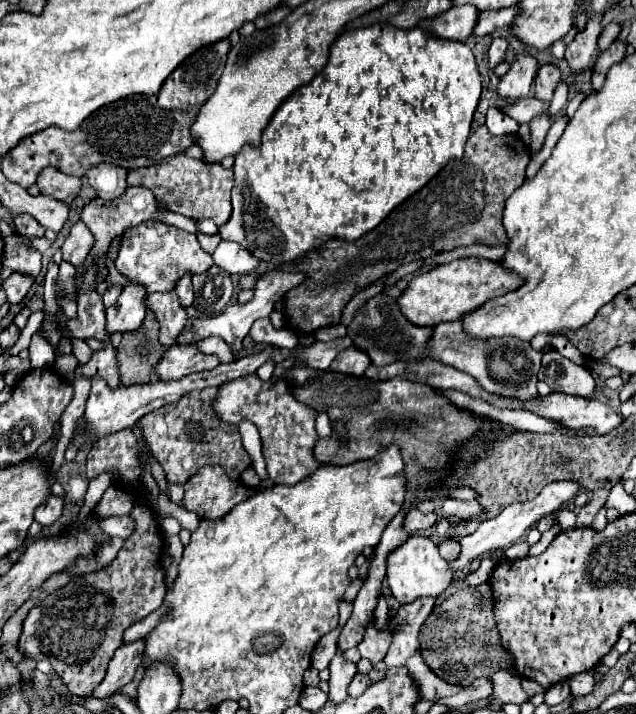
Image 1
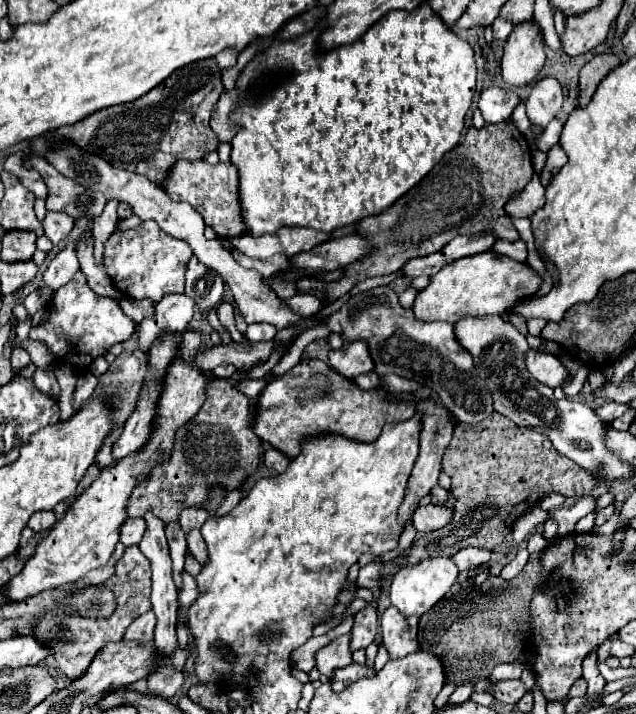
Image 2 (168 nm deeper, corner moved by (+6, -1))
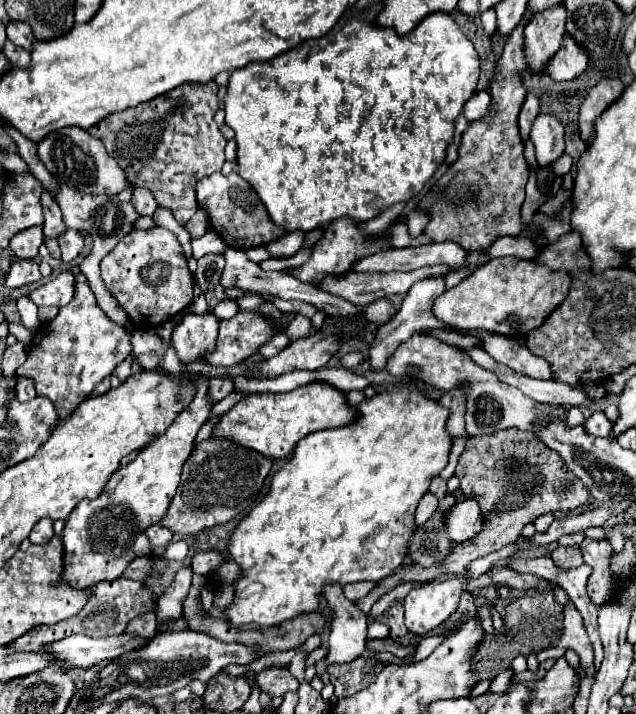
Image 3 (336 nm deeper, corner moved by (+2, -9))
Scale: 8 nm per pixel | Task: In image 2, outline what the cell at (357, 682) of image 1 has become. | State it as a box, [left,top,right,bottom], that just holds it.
[332,664,376,692]

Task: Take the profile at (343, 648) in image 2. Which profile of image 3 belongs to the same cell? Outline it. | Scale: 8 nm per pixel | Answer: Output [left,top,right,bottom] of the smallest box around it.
[322,582,366,664]

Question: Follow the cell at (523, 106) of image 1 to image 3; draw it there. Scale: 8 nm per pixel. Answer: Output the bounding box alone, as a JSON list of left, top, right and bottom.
[462,90,490,122]

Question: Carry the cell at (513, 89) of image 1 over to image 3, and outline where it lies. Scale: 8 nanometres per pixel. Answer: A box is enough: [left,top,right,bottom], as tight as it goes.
[526,4,566,72]

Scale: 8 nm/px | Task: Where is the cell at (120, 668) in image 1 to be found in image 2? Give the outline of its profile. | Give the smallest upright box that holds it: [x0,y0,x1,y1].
[124,612,156,644]

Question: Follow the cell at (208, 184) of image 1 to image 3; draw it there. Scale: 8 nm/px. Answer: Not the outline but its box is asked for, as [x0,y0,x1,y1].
[196,172,286,250]

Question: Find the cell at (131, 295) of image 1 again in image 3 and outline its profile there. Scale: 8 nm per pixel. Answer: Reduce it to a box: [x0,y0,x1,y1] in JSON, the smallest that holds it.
[18,274,132,422]

